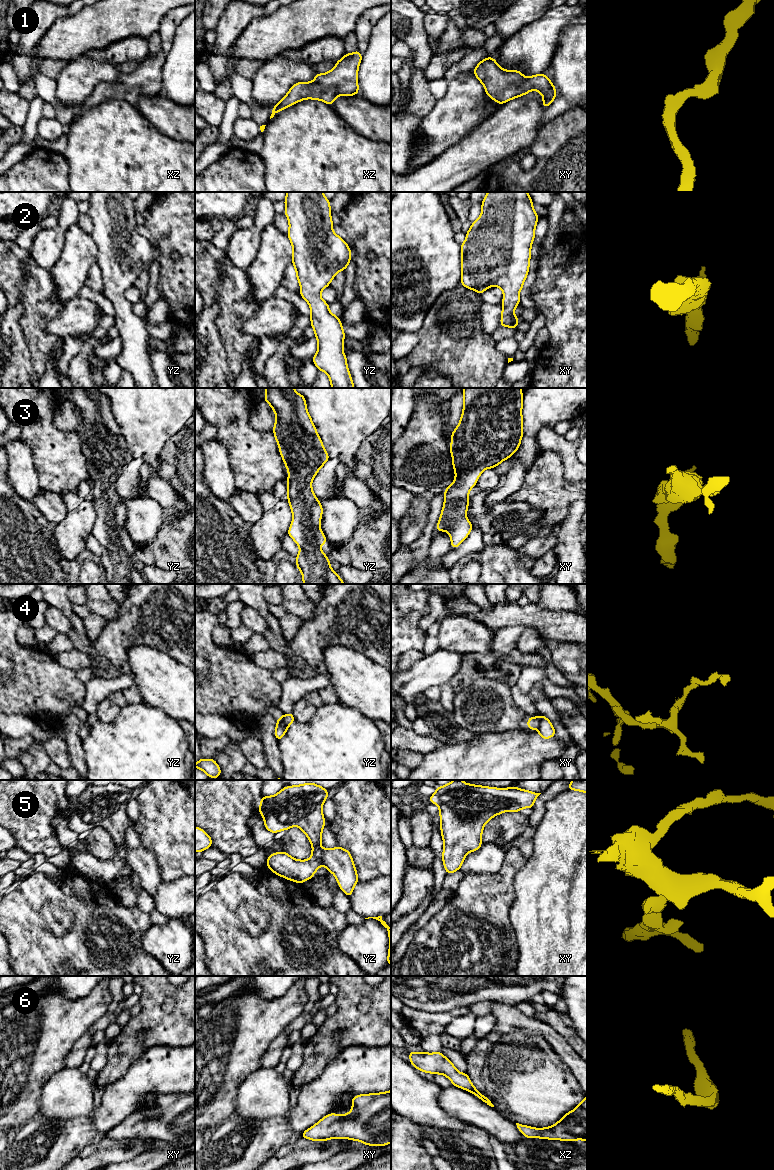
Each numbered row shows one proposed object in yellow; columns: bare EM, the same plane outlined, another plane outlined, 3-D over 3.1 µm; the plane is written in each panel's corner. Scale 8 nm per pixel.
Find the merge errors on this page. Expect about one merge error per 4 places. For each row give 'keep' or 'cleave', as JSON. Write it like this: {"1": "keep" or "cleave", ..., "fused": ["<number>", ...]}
{"1": "keep", "2": "keep", "3": "keep", "4": "cleave", "5": "keep", "6": "keep", "fused": ["4"]}

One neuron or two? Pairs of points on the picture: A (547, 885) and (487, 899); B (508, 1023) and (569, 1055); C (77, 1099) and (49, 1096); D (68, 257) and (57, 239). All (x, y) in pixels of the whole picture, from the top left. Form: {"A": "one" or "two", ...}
{"A": "two", "B": "one", "C": "one", "D": "two"}

